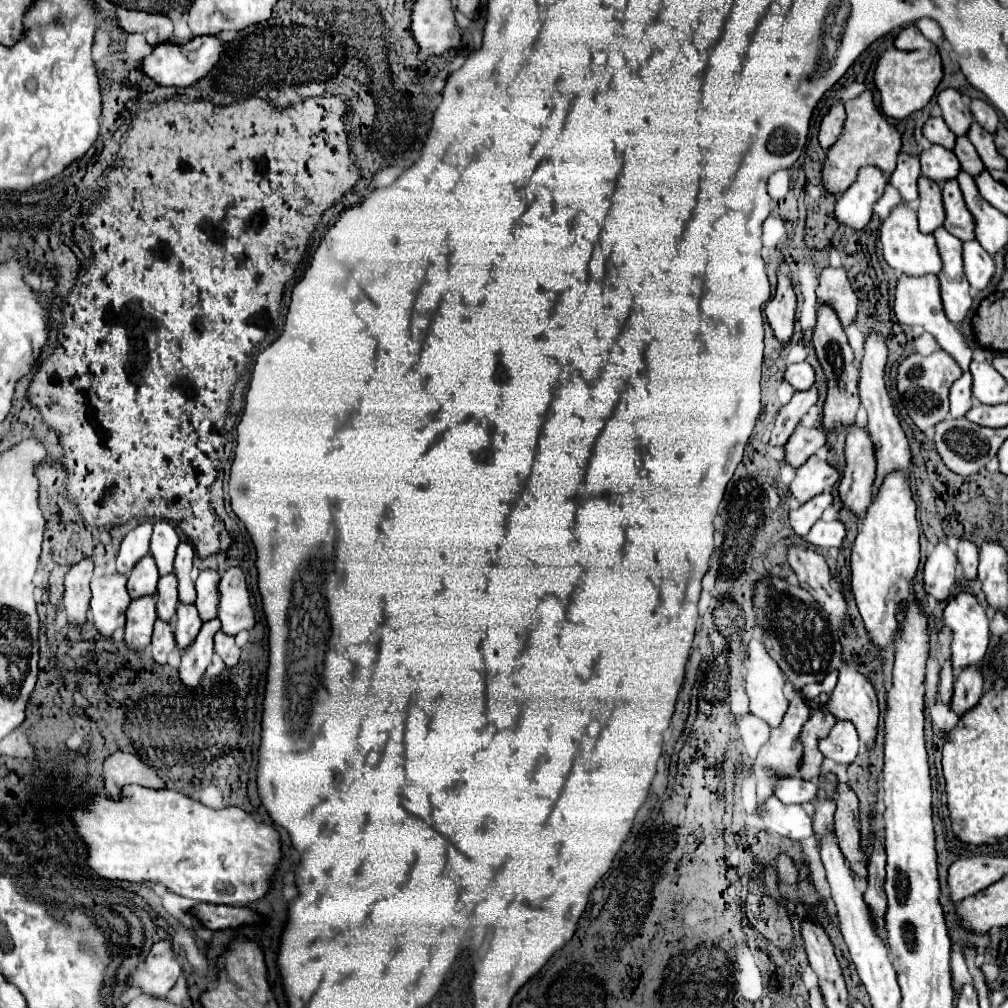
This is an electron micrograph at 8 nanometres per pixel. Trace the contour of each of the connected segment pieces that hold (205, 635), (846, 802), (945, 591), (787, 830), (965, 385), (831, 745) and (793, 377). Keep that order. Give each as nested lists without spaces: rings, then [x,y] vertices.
[[[214,618],[206,622],[198,634],[198,638],[182,652],[182,664],[180,664],[180,680],[186,688],[198,688],[200,680],[210,666],[212,660],[212,638],[220,630],[220,620]]]
[[[836,782],[836,814],[834,834],[838,838],[844,858],[850,862],[852,872],[866,878],[866,856],[860,852],[860,828],[858,828],[858,798],[848,784]]]
[[[940,542],[924,564],[924,592],[936,600],[946,600],[956,582],[956,554],[948,544]]]
[[[770,798],[762,806],[762,822],[768,834],[780,834],[794,842],[812,838],[812,816],[802,806],[786,806],[778,798]]]
[[[964,372],[950,388],[950,414],[954,418],[964,416],[972,408],[972,376],[970,372]]]
[[[836,720],[828,738],[820,742],[820,750],[826,758],[832,758],[834,762],[848,766],[860,750],[860,738],[858,738],[852,722]]]
[[[808,362],[790,364],[784,370],[784,382],[788,382],[794,390],[808,390],[814,384],[814,370]]]

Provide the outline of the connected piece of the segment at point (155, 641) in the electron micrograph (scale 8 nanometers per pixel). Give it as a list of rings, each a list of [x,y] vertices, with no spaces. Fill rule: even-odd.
[[[156,620],[154,634],[152,634],[152,644],[150,644],[150,652],[152,652],[154,662],[166,664],[166,658],[174,648],[176,648],[176,642],[174,642],[172,626],[162,622],[162,620]]]

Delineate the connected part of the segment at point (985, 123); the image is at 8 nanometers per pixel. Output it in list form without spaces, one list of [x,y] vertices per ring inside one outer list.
[[[976,98],[976,100],[970,102],[970,110],[972,110],[976,122],[978,122],[984,130],[988,130],[990,134],[996,132],[996,126],[998,126],[998,114],[996,114],[996,110],[994,110],[988,102]]]

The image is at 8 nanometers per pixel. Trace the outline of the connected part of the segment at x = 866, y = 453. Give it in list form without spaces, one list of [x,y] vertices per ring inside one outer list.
[[[852,426],[846,436],[846,470],[840,480],[840,500],[842,504],[862,520],[864,510],[872,502],[872,482],[874,482],[874,448],[866,430]]]

